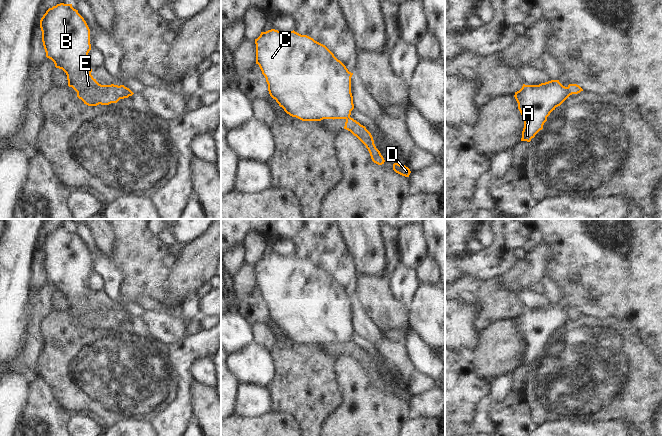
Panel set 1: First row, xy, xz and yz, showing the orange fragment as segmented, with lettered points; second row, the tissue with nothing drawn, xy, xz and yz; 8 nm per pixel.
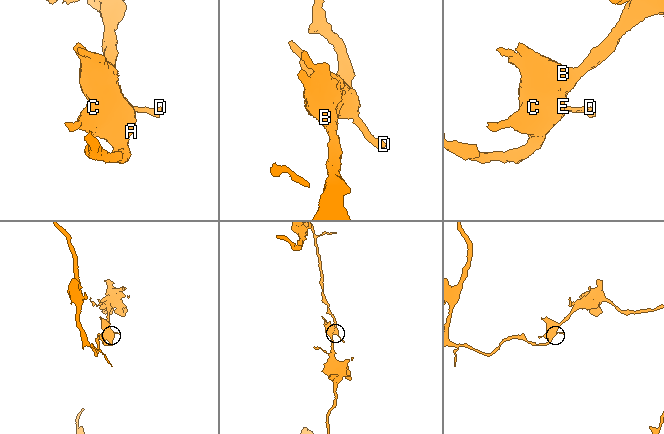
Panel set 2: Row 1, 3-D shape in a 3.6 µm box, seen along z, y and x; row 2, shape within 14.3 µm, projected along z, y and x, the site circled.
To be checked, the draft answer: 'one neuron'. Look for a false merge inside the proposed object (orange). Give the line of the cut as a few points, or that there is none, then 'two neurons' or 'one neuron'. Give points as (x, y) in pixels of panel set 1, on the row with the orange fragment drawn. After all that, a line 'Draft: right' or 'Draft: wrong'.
cut in yz along (567, 87), (569, 95); two neurons
Draft: wrong

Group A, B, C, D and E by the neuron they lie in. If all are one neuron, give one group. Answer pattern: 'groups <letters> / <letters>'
groups A B C E / D

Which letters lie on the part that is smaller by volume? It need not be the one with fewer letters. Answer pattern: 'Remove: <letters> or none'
Remove: D

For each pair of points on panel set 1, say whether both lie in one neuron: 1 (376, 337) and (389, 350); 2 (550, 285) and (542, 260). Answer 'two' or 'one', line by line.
1: two
2: two

